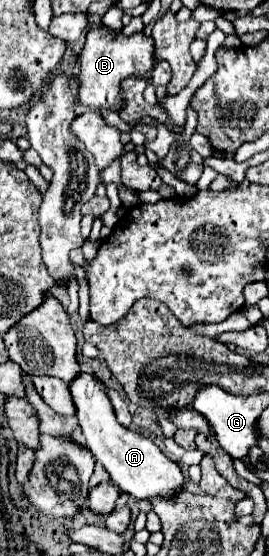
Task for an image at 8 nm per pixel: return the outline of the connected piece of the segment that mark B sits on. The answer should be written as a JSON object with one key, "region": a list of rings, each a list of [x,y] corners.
{"region":[[[105,25],[101,27],[91,27],[87,33],[85,47],[79,55],[79,79],[81,87],[77,93],[77,99],[81,105],[87,105],[95,111],[99,109],[115,109],[119,111],[123,105],[123,95],[119,89],[121,79],[129,75],[139,75],[143,77],[153,65],[153,39],[145,33],[133,33],[133,35],[123,35],[121,31],[113,31]]]}

